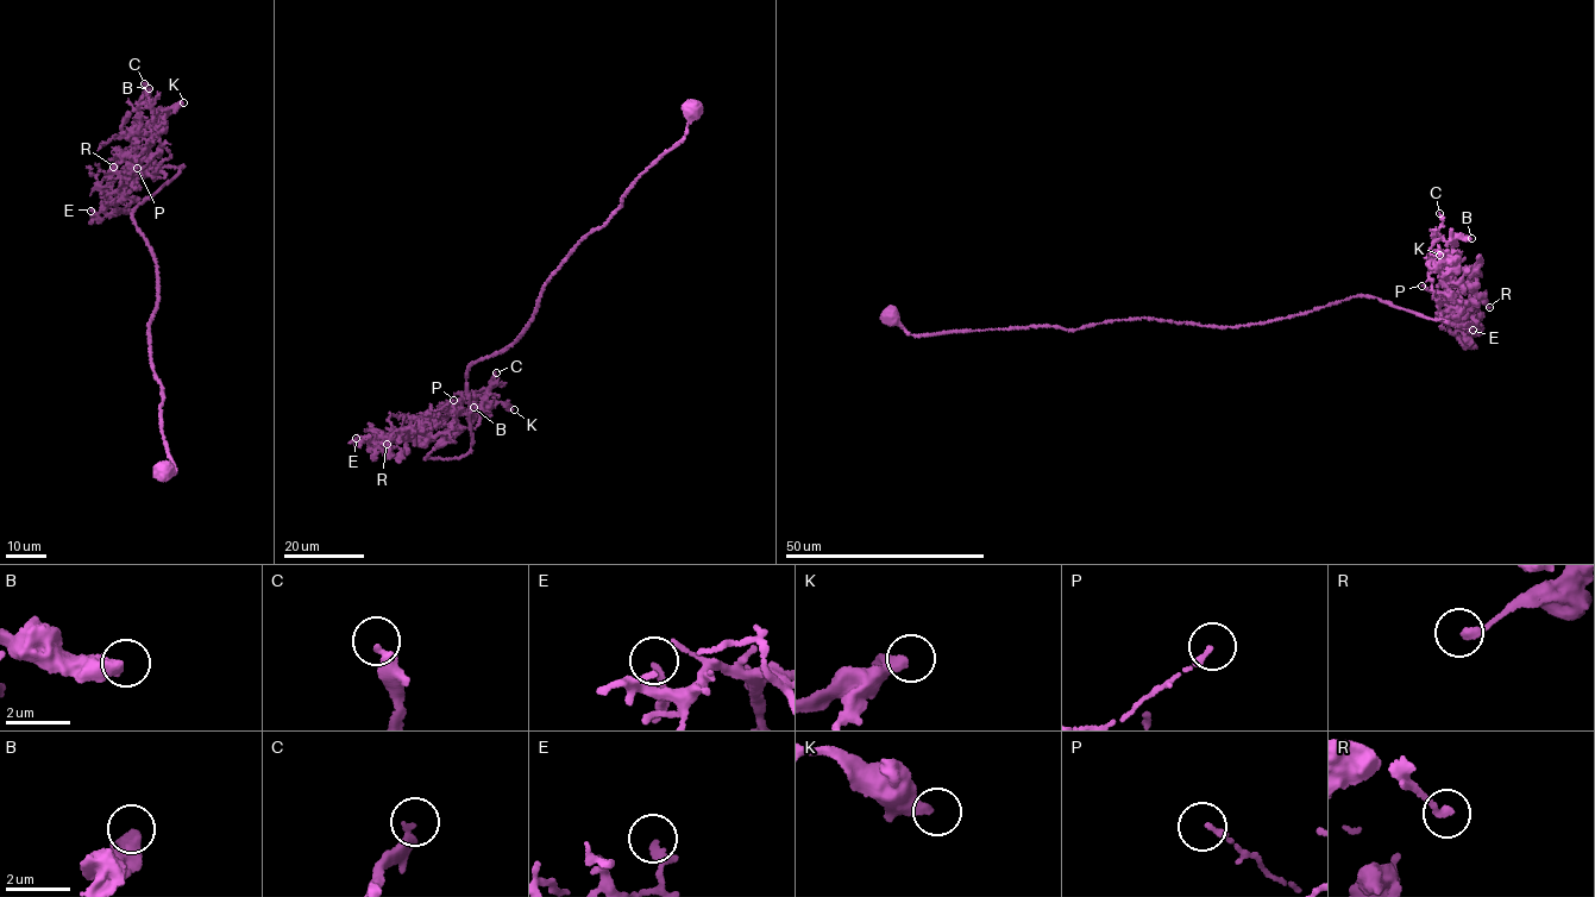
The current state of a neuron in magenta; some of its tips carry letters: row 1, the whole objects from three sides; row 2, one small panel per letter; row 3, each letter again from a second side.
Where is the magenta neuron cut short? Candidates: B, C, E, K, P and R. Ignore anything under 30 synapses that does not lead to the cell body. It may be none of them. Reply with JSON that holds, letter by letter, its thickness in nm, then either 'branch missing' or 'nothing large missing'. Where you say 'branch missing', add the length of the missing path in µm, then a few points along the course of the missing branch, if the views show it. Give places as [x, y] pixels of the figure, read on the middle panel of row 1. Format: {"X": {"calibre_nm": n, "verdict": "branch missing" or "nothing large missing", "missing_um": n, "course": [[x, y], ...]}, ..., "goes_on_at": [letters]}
{"B": {"calibre_nm": 550, "verdict": "nothing large missing"}, "C": {"calibre_nm": 320, "verdict": "nothing large missing"}, "E": {"calibre_nm": 200, "verdict": "nothing large missing"}, "K": {"calibre_nm": 420, "verdict": "nothing large missing"}, "P": {"calibre_nm": 150, "verdict": "nothing large missing"}, "R": {"calibre_nm": 240, "verdict": "nothing large missing"}, "goes_on_at": []}

